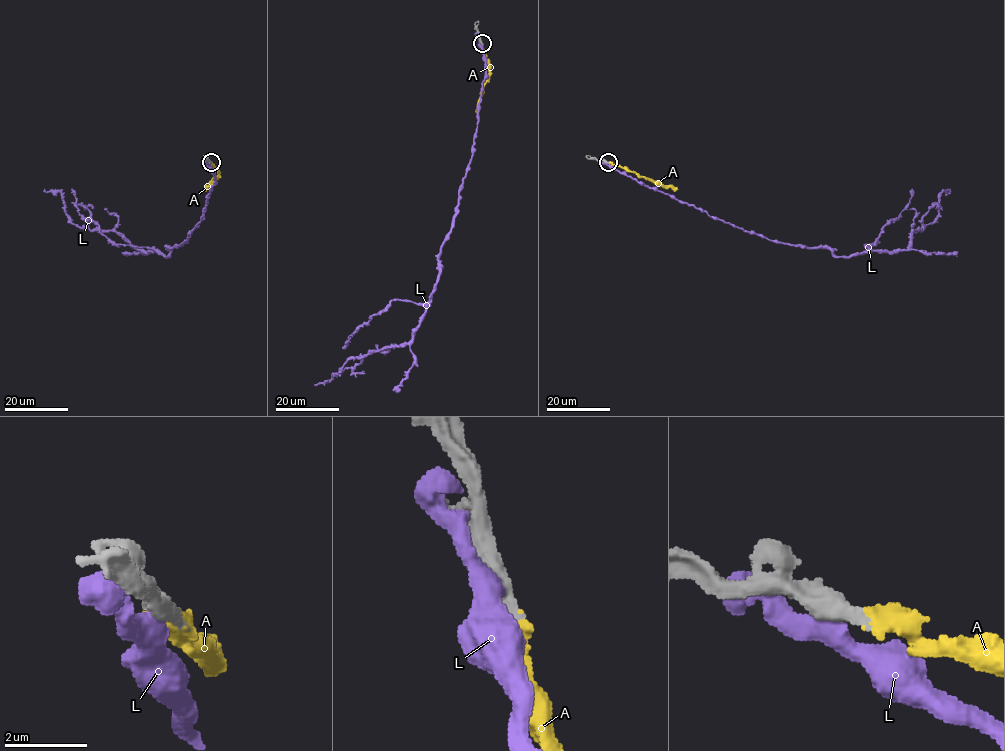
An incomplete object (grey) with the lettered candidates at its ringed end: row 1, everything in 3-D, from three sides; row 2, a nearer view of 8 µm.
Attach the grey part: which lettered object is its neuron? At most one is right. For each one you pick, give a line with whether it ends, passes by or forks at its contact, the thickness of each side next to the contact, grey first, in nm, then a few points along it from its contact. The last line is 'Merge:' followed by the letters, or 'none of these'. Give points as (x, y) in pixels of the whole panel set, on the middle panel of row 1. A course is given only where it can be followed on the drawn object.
A: It ends there. Thickness 480 nm (grey) against 550 nm. Its course: (482, 43), (489, 74), (476, 113)
Merge: A

